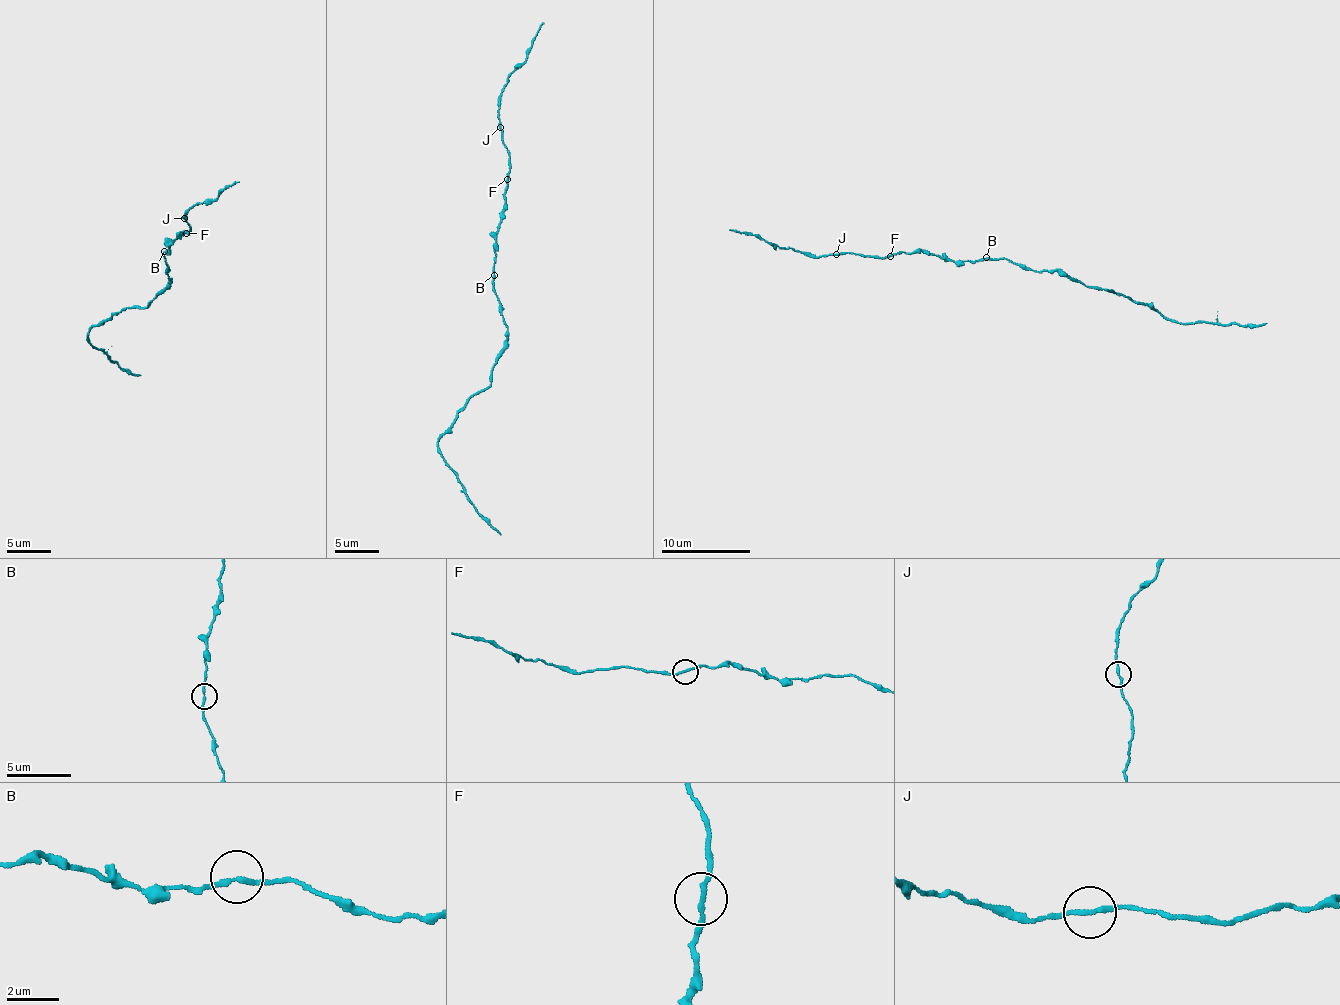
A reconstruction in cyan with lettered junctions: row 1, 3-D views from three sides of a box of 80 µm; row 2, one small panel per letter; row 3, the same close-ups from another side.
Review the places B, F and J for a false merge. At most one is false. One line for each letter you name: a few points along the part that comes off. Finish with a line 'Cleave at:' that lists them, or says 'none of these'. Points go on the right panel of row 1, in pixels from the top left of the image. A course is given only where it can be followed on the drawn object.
Cleave at: none of these

